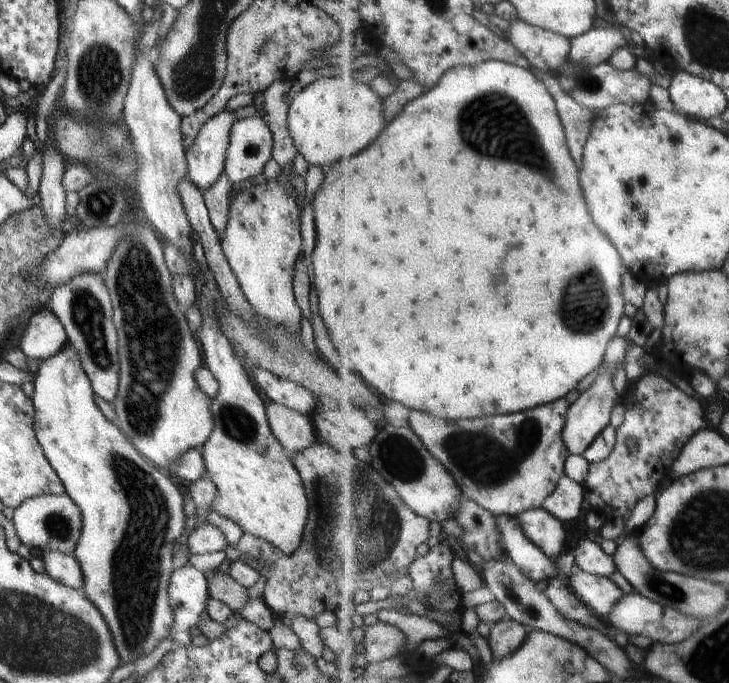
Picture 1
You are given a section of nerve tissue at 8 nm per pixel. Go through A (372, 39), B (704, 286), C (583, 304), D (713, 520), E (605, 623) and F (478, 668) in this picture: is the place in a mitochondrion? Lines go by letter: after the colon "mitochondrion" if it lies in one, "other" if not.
A: other
B: other
C: mitochondrion
D: mitochondrion
E: other
F: other

